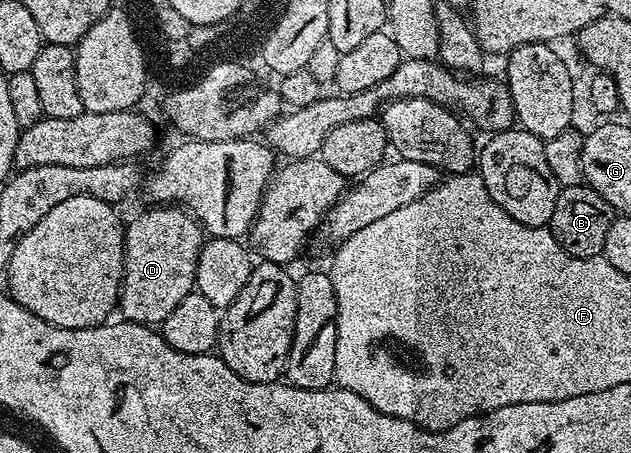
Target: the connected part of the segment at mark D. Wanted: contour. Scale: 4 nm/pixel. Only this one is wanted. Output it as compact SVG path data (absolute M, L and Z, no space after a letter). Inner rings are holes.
M150 206L147 212L142 212L131 224L124 228L126 249L124 262L126 269L122 272L122 288L118 292L117 311L121 319L130 320L134 324L149 324L160 326L184 302L189 292L195 291L196 266L198 255L204 243L204 229L185 208L181 206Z

